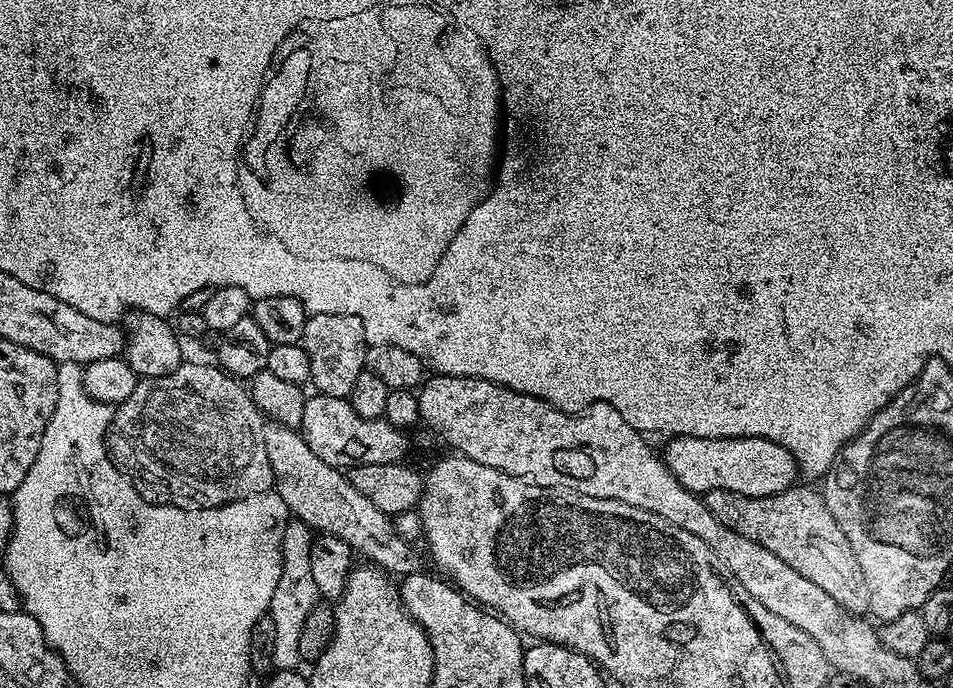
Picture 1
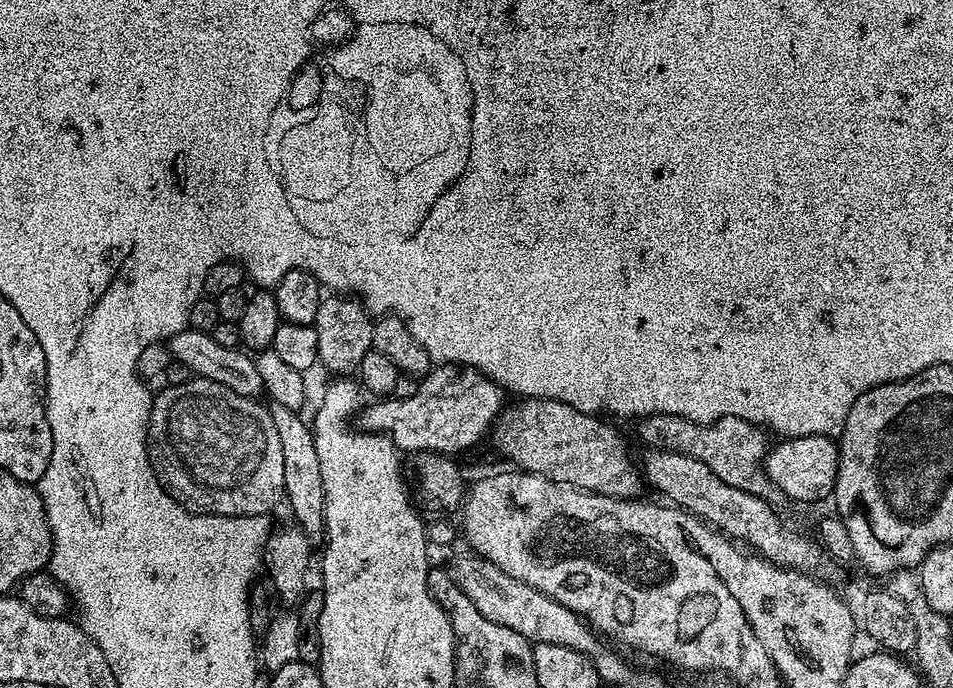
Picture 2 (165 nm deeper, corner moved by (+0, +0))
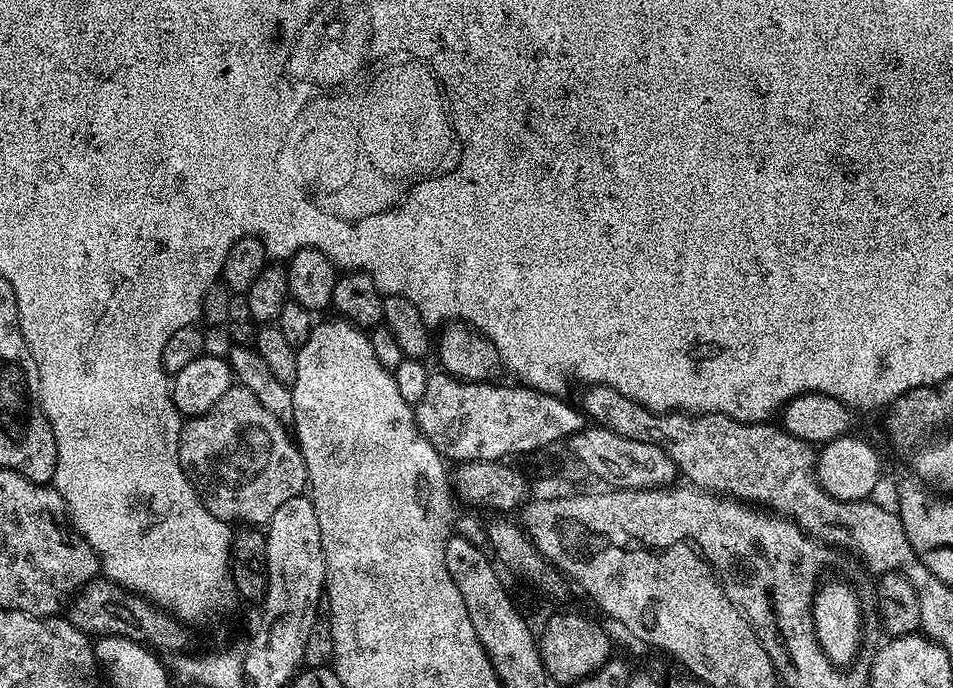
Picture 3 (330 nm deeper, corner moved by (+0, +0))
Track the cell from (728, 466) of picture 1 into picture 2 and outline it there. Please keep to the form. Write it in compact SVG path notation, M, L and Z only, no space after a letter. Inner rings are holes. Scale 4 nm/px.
M793 436L779 441L777 448L769 447L764 457L764 472L777 493L812 504L833 495L838 474L840 450L830 436Z

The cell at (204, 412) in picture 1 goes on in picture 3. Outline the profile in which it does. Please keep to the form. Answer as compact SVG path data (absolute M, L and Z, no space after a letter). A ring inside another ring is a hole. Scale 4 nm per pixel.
M232 386L211 410L191 417L181 427L178 451L180 465L192 483L200 487L200 499L208 512L220 520L241 520L239 523L244 526L267 525L268 520L274 518L274 510L278 510L282 502L290 502L290 498L301 495L309 483L304 459L289 429L262 406L250 390L239 386Z

